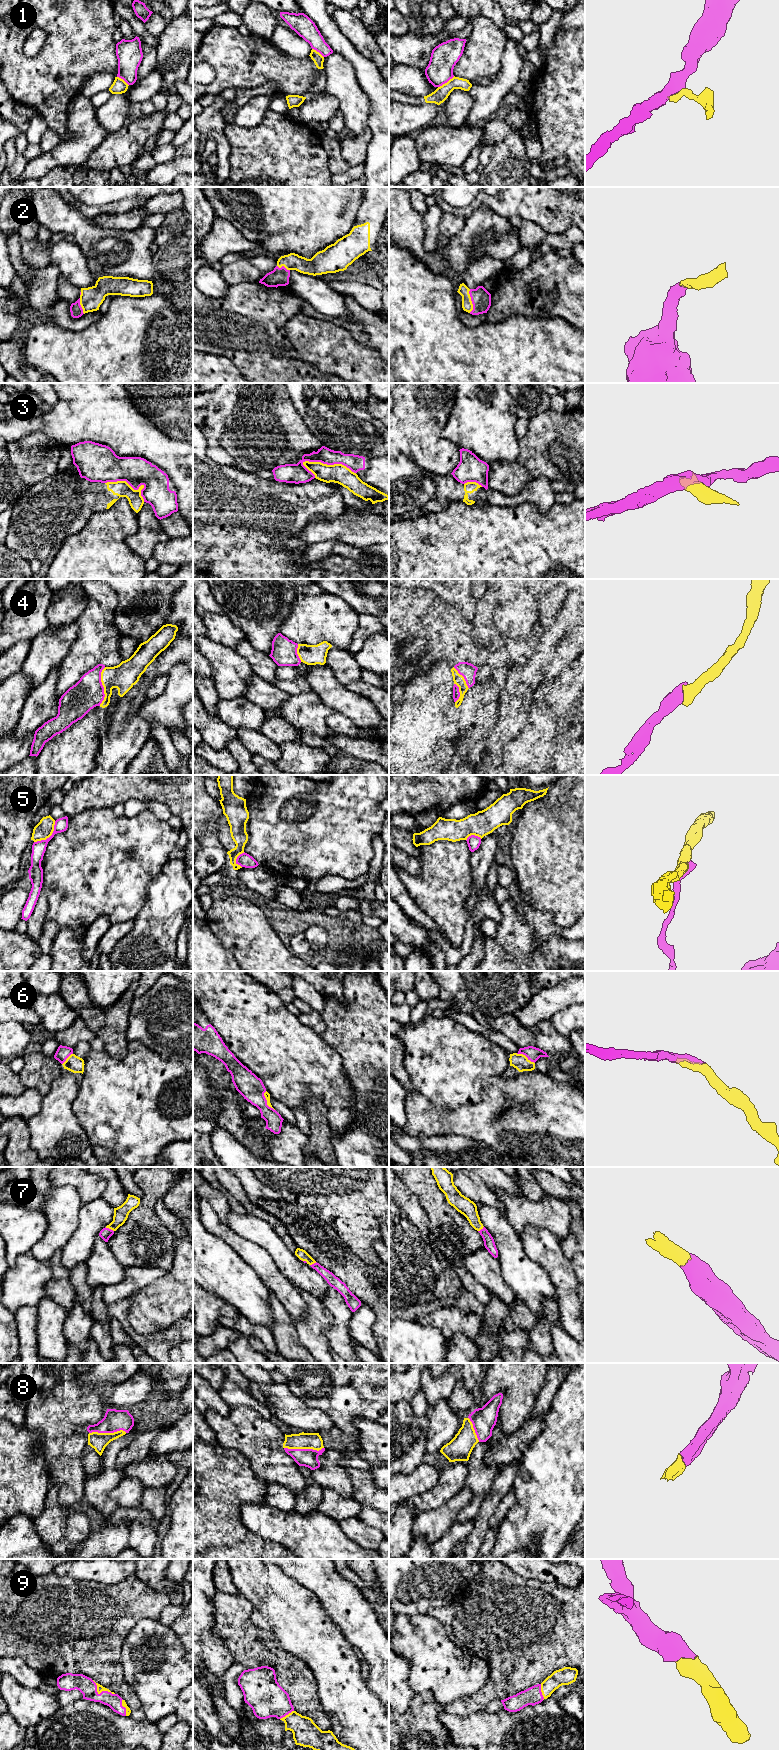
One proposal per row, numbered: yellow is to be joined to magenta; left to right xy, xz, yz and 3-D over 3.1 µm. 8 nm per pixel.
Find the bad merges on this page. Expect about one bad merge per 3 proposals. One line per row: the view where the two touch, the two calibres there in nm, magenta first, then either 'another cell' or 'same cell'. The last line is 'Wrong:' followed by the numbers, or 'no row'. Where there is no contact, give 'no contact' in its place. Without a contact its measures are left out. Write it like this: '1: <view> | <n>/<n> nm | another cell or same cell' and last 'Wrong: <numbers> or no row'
1: yz | 220/110 nm | another cell
2: yz | 160/90 nm | same cell
3: xz | 140/160 nm | another cell
4: xy | 240/200 nm | same cell
5: xy | 110/140 nm | another cell
6: xz | 200/50 nm | same cell
7: xy | 90/120 nm | same cell
8: xz | 140/130 nm | same cell
9: xy | 140/60 nm | same cell
Wrong: 1, 3, 5

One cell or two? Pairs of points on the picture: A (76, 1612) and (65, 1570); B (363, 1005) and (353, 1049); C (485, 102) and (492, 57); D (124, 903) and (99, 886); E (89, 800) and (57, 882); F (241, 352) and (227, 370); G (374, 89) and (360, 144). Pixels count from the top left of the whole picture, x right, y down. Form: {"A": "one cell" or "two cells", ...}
{"A": "two cells", "B": "one cell", "C": "two cells", "D": "one cell", "E": "two cells", "F": "two cells", "G": "two cells"}

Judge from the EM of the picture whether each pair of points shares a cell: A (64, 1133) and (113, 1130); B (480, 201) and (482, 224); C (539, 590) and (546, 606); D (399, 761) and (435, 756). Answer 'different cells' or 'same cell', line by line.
A: different cells
B: different cells
C: different cells
D: same cell

